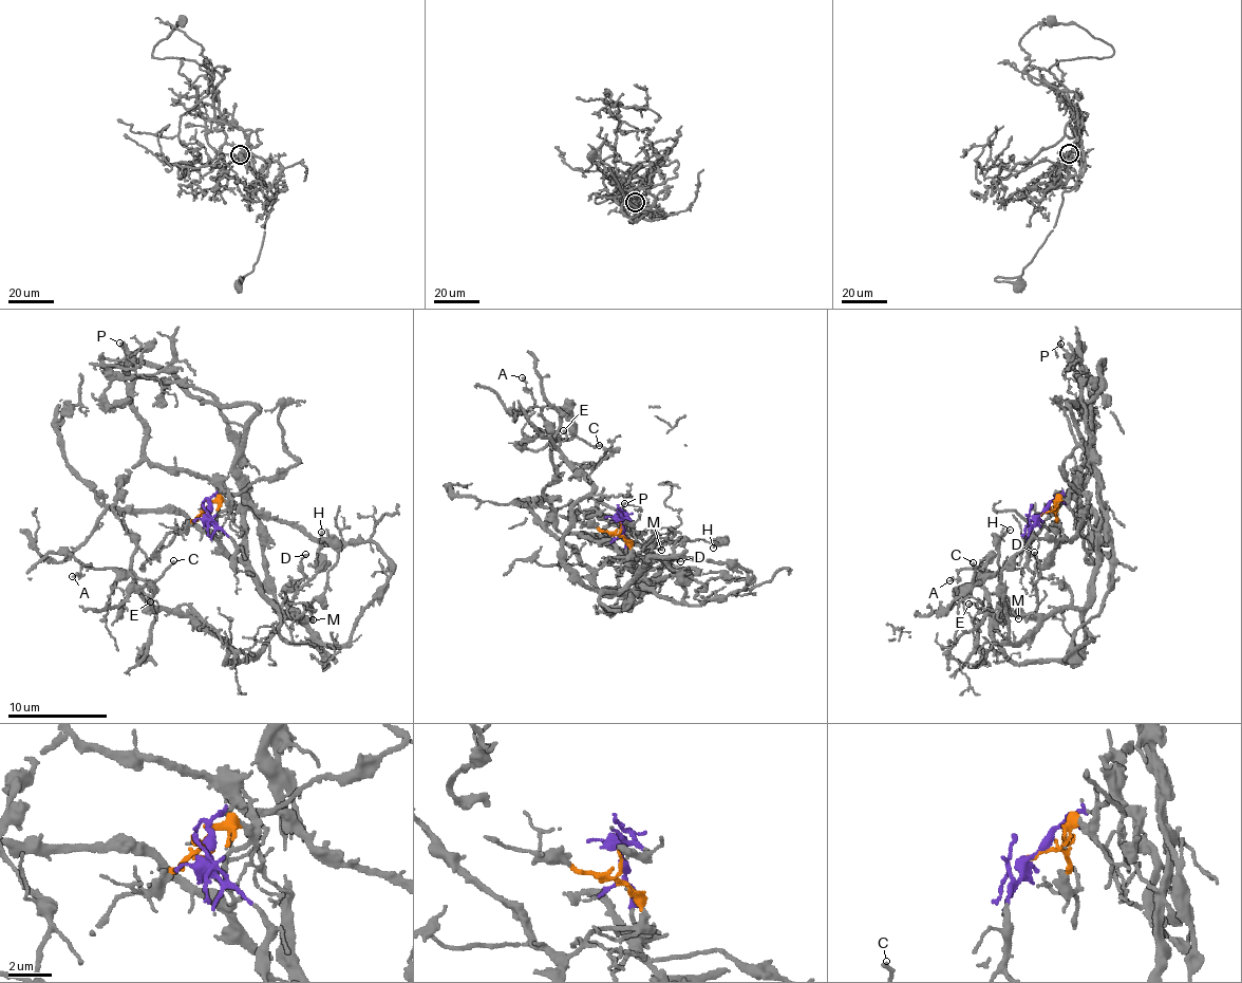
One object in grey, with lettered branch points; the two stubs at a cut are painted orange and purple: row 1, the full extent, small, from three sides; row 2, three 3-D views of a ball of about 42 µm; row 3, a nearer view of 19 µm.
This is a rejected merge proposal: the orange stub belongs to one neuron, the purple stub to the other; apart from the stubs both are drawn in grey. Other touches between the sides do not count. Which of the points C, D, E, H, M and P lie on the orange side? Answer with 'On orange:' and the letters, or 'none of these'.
On orange: E, H, M

